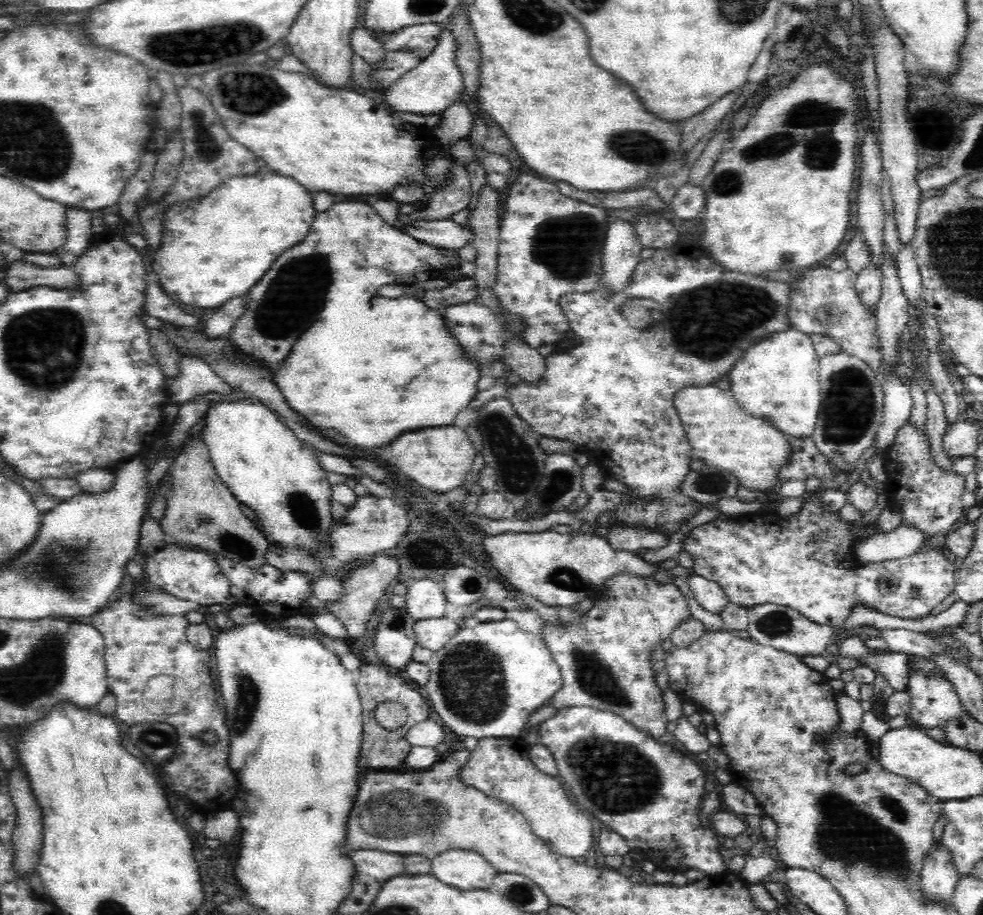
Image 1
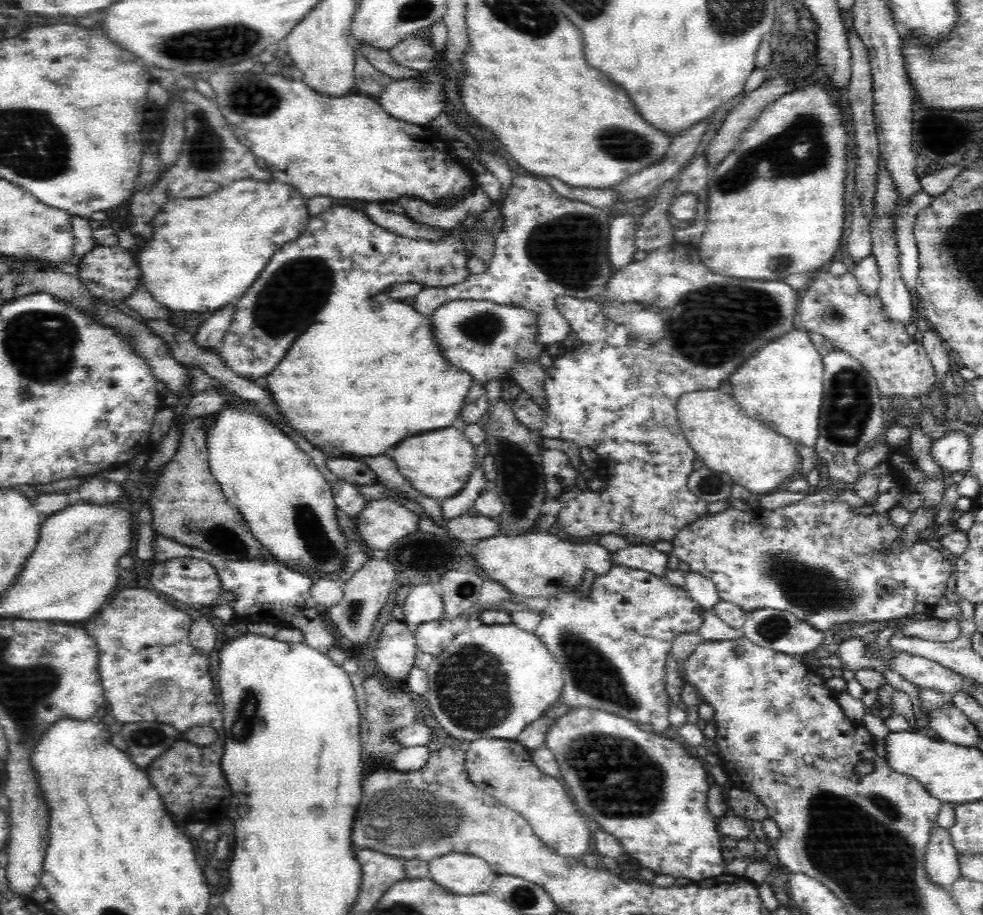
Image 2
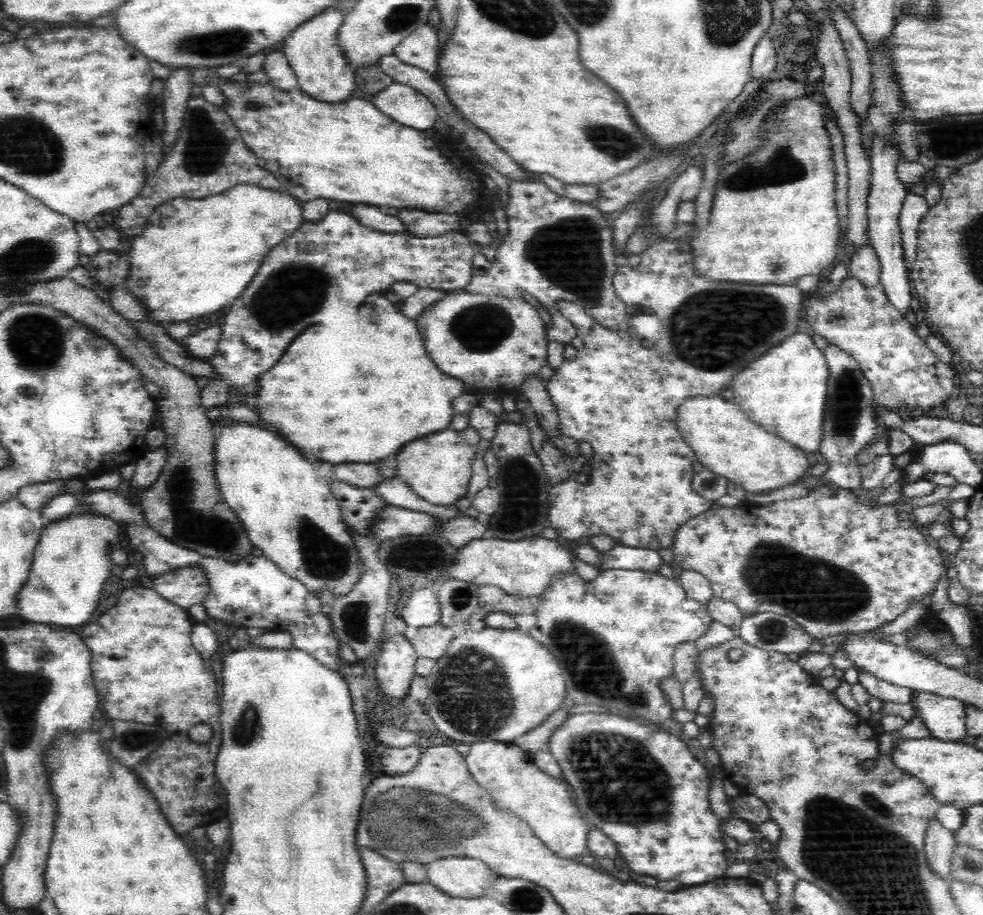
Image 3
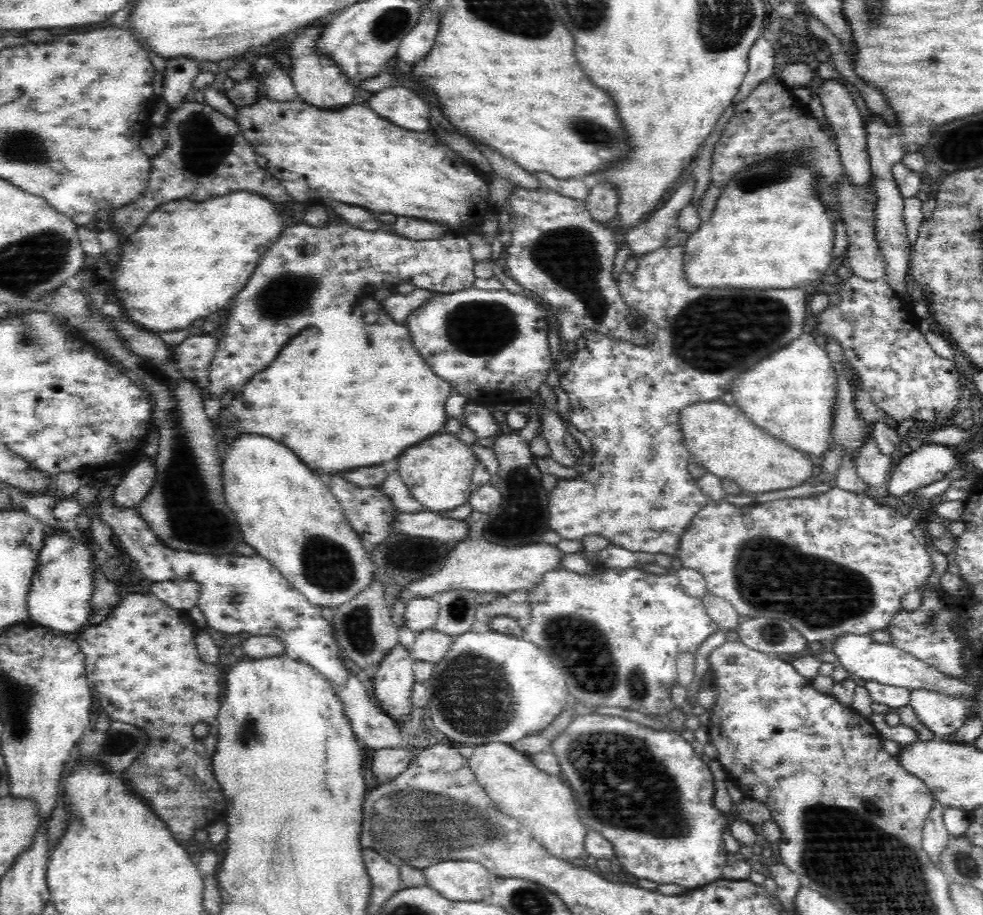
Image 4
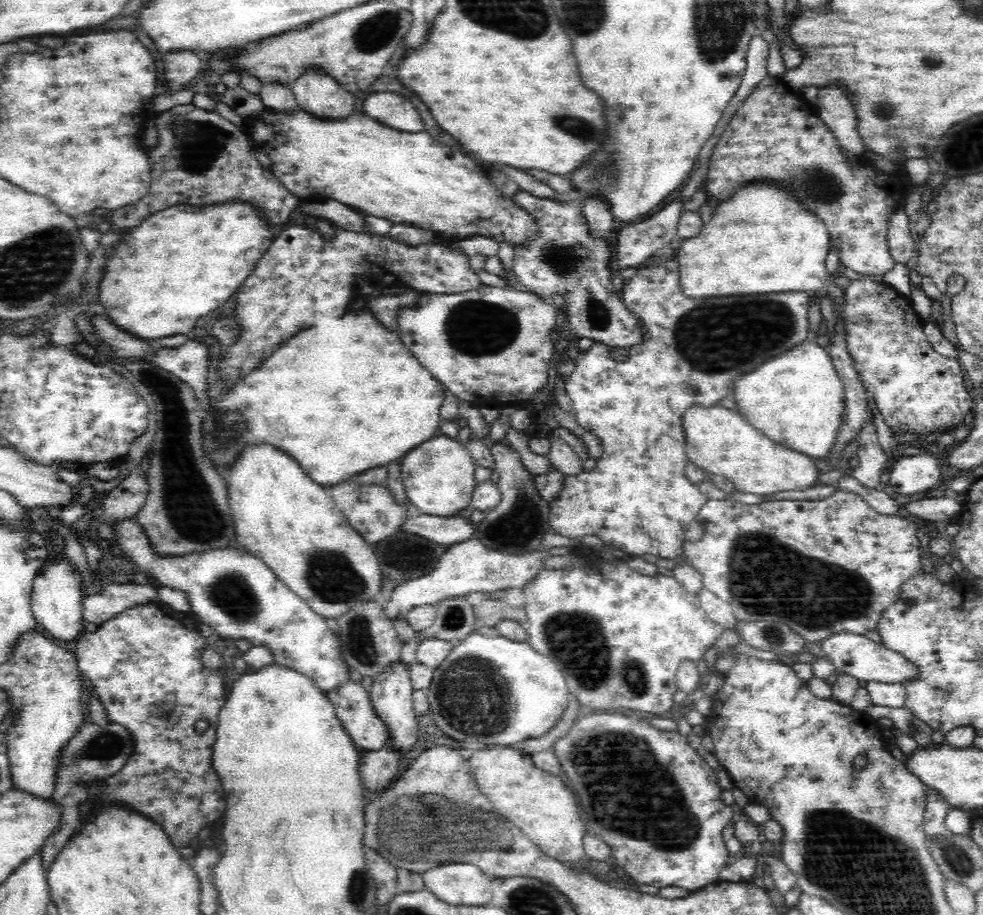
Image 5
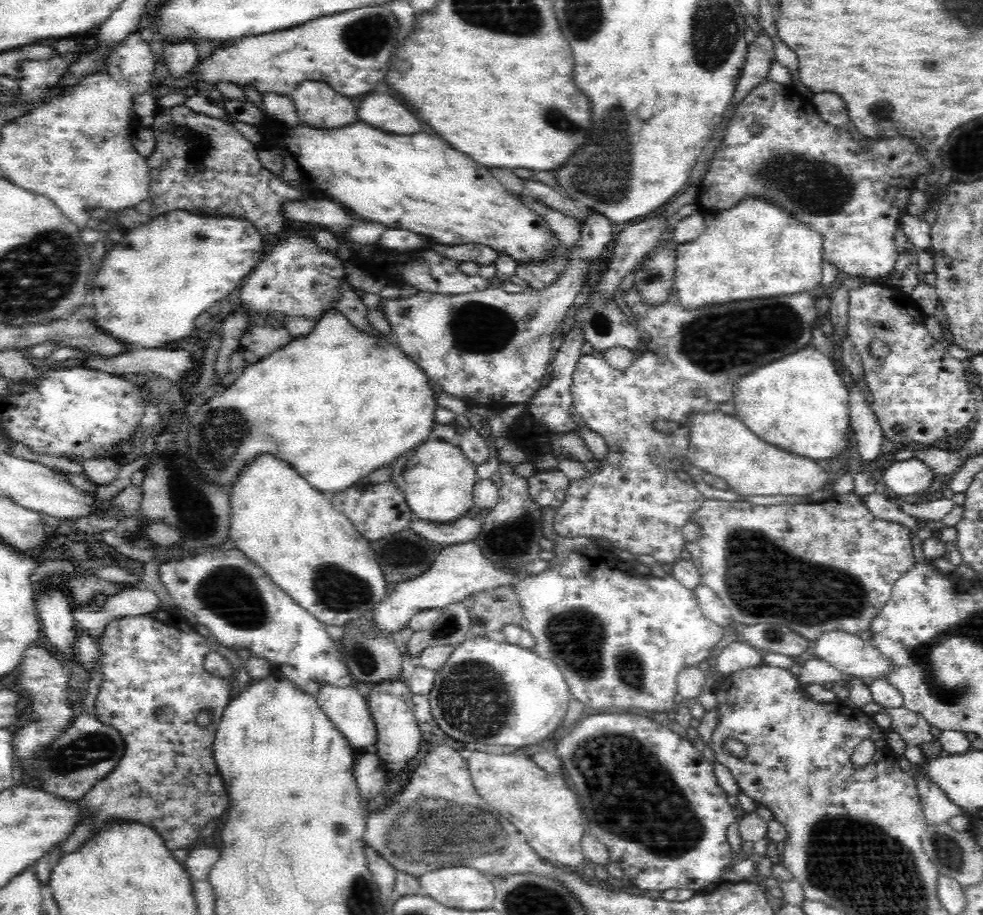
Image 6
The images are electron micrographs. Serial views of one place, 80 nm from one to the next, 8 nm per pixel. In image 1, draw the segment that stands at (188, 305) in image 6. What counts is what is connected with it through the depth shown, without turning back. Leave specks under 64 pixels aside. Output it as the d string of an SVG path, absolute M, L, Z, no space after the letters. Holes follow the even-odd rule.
M265 168L260 174L230 178L199 200L184 200L168 206L161 219L161 242L152 262L152 272L158 274L160 287L174 300L200 308L220 306L231 298L246 295L256 286L279 254L308 234L318 213L314 209L312 193L292 178L277 172Z

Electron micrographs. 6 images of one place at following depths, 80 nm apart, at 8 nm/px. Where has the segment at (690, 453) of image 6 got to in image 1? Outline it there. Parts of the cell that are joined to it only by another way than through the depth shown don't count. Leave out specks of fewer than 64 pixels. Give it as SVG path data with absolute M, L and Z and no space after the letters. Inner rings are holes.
M716 384L686 387L679 390L673 398L685 436L693 448L694 458L706 465L734 473L742 486L763 492L778 482L779 470L791 461L792 447L788 435L772 426L769 422L746 414L736 402L731 389L722 390Z

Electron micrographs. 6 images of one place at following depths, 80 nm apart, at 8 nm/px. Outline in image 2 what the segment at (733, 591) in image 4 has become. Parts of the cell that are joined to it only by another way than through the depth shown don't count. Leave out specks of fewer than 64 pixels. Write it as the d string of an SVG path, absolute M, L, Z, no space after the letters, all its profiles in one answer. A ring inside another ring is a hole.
M836 488L836 490L820 490L816 494L810 492L804 500L798 501L798 504L792 506L783 506L775 510L768 510L757 505L752 510L742 511L735 508L728 508L725 511L711 514L704 514L696 519L694 524L689 524L681 528L680 533L674 538L673 556L676 556L682 563L688 564L690 571L700 573L704 578L709 578L716 586L717 595L722 601L732 602L740 606L745 612L758 609L778 609L793 616L798 617L805 624L812 625L812 628L819 632L828 632L828 628L844 622L856 622L856 624L868 624L868 622L880 622L880 620L894 620L905 617L908 614L920 614L936 604L945 596L948 586L948 578L955 570L952 564L938 552L938 545L935 543L933 548L930 544L922 544L920 540L916 545L904 551L902 549L902 528L896 528L890 524L886 514L870 514L870 516L858 516L850 512L850 506L837 499L837 492L845 489Z

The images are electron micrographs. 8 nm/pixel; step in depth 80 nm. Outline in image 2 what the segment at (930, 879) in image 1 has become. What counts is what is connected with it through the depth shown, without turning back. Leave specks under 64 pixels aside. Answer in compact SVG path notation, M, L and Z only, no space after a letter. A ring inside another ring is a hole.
M936 825L930 830L925 866L931 881L949 890L952 883L960 878L960 863L948 829Z

